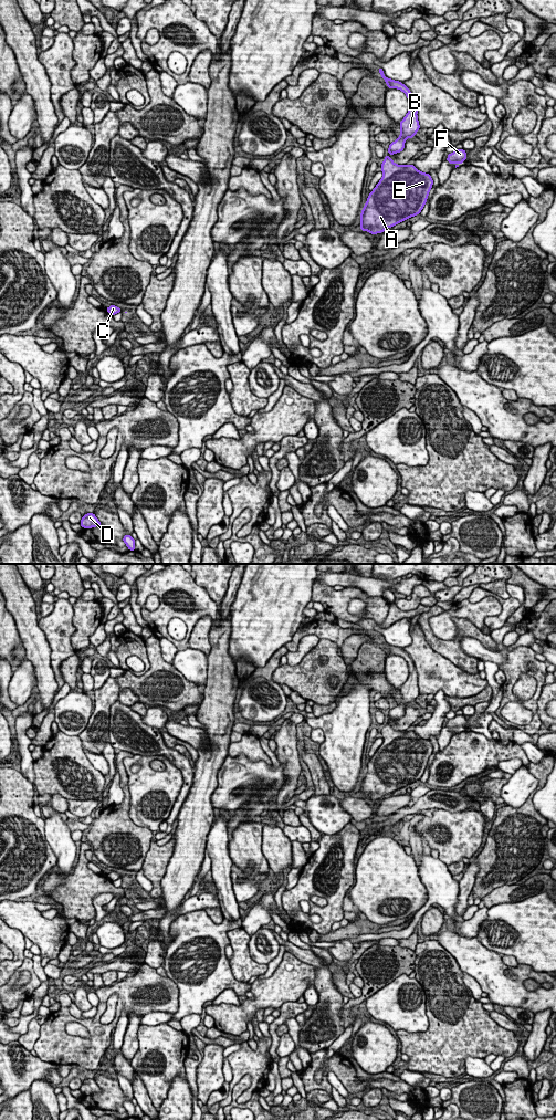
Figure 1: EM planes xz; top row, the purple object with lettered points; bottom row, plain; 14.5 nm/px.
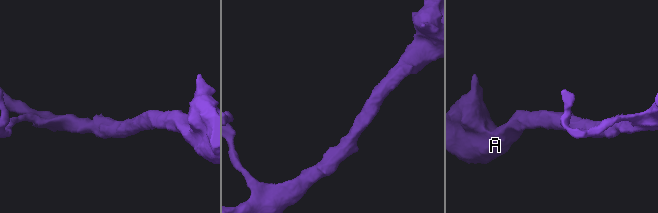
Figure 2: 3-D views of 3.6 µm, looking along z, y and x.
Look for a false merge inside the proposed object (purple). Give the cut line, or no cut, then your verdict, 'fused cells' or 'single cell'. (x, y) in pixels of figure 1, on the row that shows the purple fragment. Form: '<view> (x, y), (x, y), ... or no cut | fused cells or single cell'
no cut | single cell

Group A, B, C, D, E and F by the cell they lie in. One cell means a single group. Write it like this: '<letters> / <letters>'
A B C D E F

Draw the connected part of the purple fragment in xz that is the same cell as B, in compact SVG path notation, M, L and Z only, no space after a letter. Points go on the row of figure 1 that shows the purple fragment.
M379 67L378 72L380 73L381 78L385 80L389 90L398 88L402 91L407 95L408 102L409 102L409 111L407 115L405 116L405 118L399 124L400 136L398 137L397 140L390 143L389 148L388 148L388 153L390 155L394 155L394 154L402 151L405 148L406 139L415 137L416 133L419 130L420 125L419 125L419 121L417 116L418 108L417 108L416 101L410 90L406 85L403 85L402 82L394 81L394 80L386 77L384 74L384 70L381 67Z

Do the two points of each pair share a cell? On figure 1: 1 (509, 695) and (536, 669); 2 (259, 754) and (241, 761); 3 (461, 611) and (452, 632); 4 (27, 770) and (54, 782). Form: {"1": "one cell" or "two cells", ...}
{"1": "one cell", "2": "two cells", "3": "one cell", "4": "two cells"}

